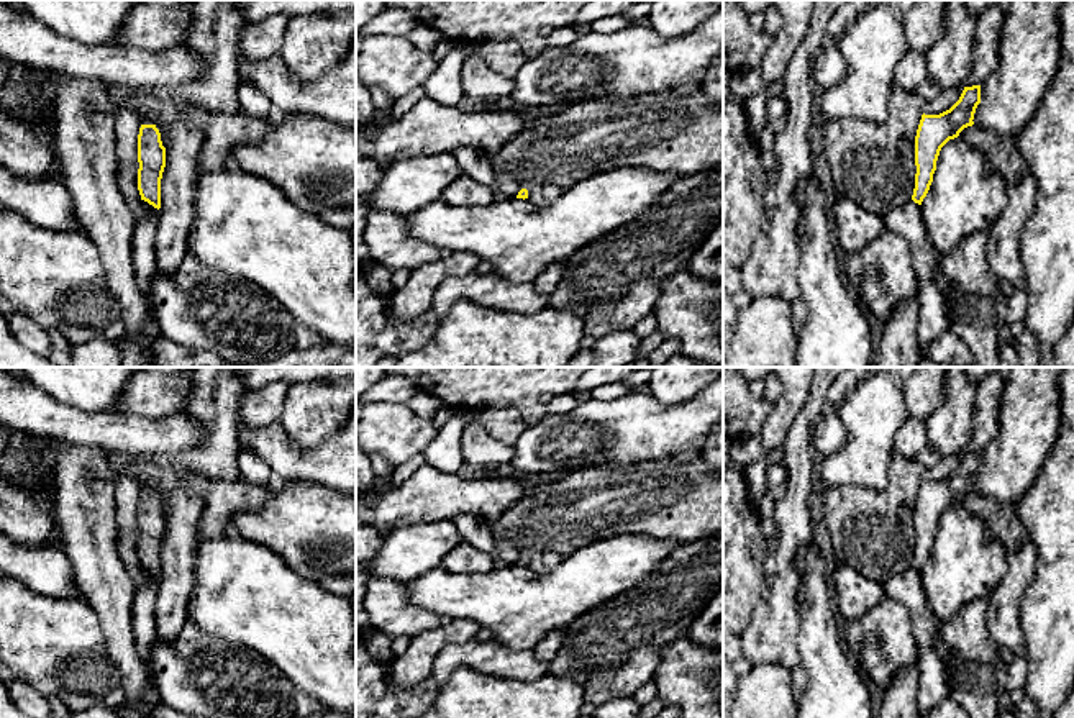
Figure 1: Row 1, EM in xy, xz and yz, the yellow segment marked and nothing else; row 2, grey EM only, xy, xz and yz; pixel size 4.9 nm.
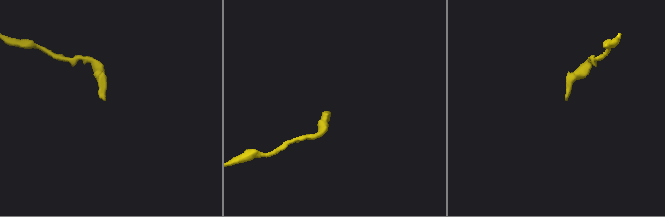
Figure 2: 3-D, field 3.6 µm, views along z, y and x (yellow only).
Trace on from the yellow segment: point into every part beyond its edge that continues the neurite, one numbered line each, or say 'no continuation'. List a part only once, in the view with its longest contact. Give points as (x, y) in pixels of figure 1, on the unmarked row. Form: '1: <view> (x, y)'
no continuation

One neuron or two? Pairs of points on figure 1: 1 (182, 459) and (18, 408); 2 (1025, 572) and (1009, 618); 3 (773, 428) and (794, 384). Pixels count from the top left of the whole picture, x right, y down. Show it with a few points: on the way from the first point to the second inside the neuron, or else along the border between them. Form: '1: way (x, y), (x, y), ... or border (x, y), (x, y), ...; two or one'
1: border (205, 433), (195, 446), (177, 451), (168, 459); two
2: way (1014, 584), (1009, 594), (1009, 607); one
3: way (781, 417), (794, 395); one

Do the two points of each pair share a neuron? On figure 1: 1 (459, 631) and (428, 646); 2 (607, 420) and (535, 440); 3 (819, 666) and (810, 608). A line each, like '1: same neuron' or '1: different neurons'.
1: same neuron
2: same neuron
3: same neuron

